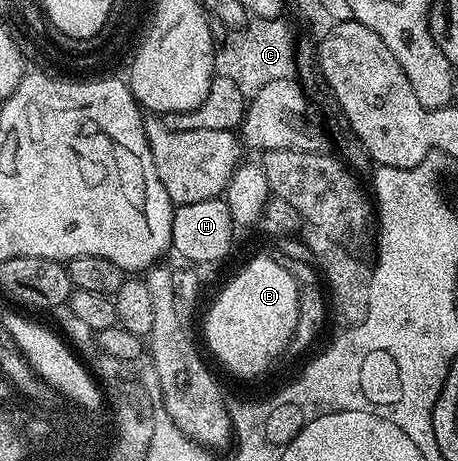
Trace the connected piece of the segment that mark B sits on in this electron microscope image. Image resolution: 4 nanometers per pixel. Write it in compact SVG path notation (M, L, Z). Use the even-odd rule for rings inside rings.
M252 258L224 287L208 310L204 338L212 354L232 374L252 378L275 363L285 348L288 330L298 324L296 291L301 287L282 261Z

